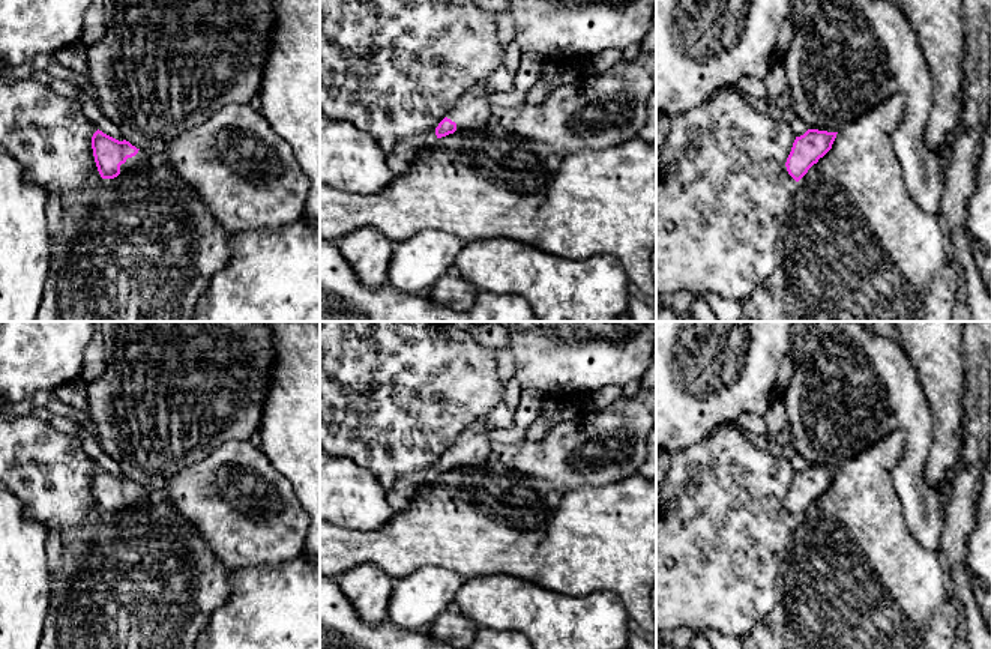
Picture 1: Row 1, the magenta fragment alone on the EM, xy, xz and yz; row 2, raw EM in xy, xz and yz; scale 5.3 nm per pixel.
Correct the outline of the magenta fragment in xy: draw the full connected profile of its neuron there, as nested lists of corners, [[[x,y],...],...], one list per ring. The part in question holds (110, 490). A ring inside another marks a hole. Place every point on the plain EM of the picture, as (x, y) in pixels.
[[[99,466],[92,473],[92,485],[102,515],[114,515],[120,509],[141,508],[150,503],[152,494],[143,487],[126,476],[119,478]]]

